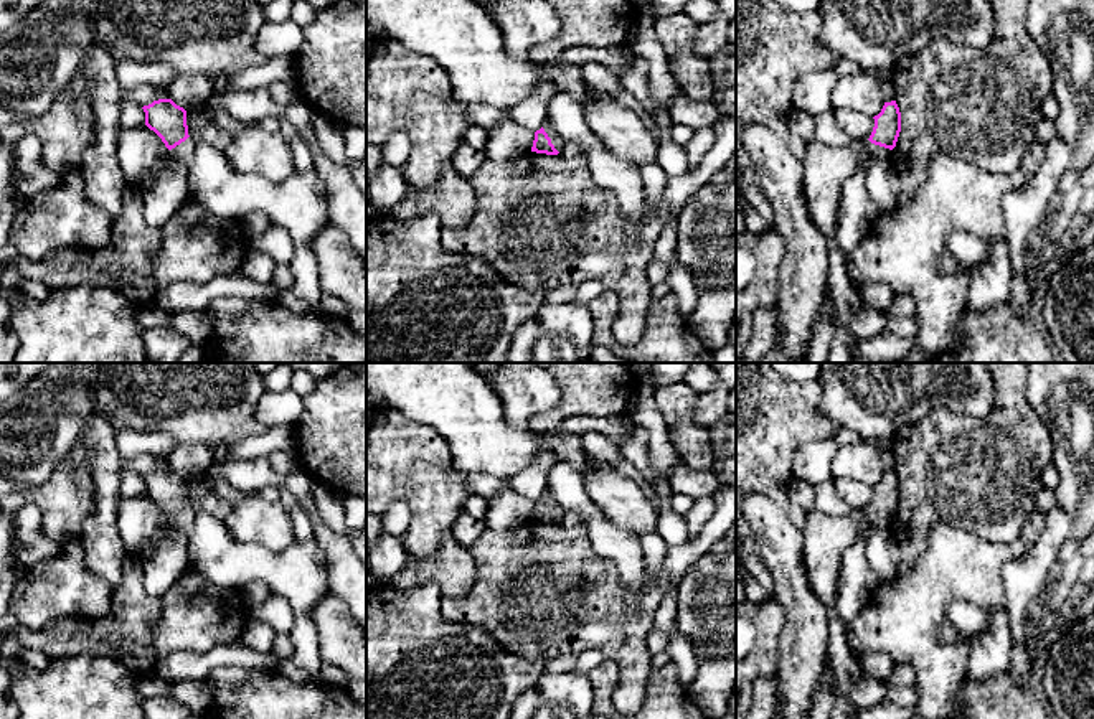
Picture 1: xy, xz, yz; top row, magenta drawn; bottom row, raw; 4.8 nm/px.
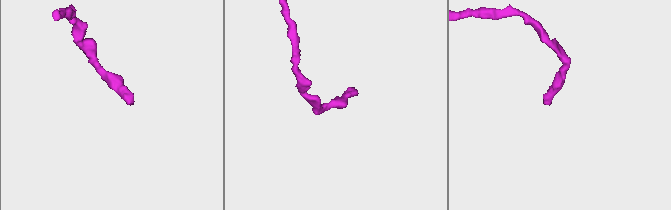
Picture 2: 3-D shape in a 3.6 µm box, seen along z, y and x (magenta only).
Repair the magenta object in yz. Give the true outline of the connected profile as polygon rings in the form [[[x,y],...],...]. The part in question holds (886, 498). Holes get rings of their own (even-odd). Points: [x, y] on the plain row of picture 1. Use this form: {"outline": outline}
{"outline": [[[896,470],[884,472],[873,486],[875,496],[863,521],[850,516],[832,516],[818,510],[805,513],[802,528],[802,562],[812,590],[828,612],[835,605],[842,556],[860,538],[870,538],[878,529],[889,529],[901,501],[901,482]]]}

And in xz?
{"outline": [[[546,490],[545,495],[535,501],[531,521],[558,524],[563,515],[564,510],[553,500],[549,490]]]}

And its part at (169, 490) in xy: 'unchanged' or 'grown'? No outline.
grown

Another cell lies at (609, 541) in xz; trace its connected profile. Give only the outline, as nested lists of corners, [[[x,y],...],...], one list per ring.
[[[556,462],[549,468],[546,490],[564,511],[579,515],[589,531],[594,552],[615,564],[629,597],[640,602],[648,572],[639,538],[597,511],[582,477],[569,463]]]

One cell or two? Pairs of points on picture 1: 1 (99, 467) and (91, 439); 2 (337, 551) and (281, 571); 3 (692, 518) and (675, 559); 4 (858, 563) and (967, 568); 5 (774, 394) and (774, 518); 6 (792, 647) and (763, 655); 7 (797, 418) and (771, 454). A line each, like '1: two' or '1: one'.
1: one
2: two
3: two
4: two
5: two
6: two
7: one

